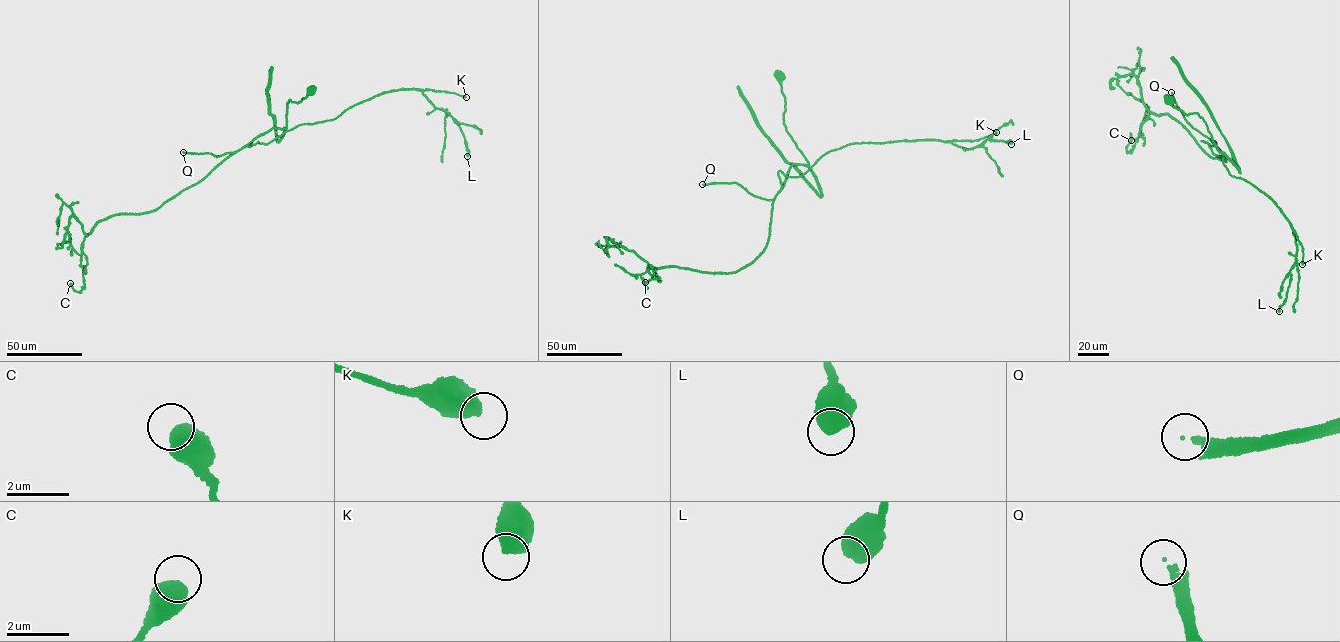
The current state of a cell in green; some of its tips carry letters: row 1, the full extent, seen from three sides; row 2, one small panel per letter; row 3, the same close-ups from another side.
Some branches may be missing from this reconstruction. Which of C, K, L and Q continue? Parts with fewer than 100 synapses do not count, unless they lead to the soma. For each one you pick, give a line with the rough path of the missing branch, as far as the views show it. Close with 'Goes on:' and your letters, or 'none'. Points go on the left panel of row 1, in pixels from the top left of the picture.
Q: missing branch runs (183, 152), (147, 153), (84, 172), (59, 173)
Goes on: Q

